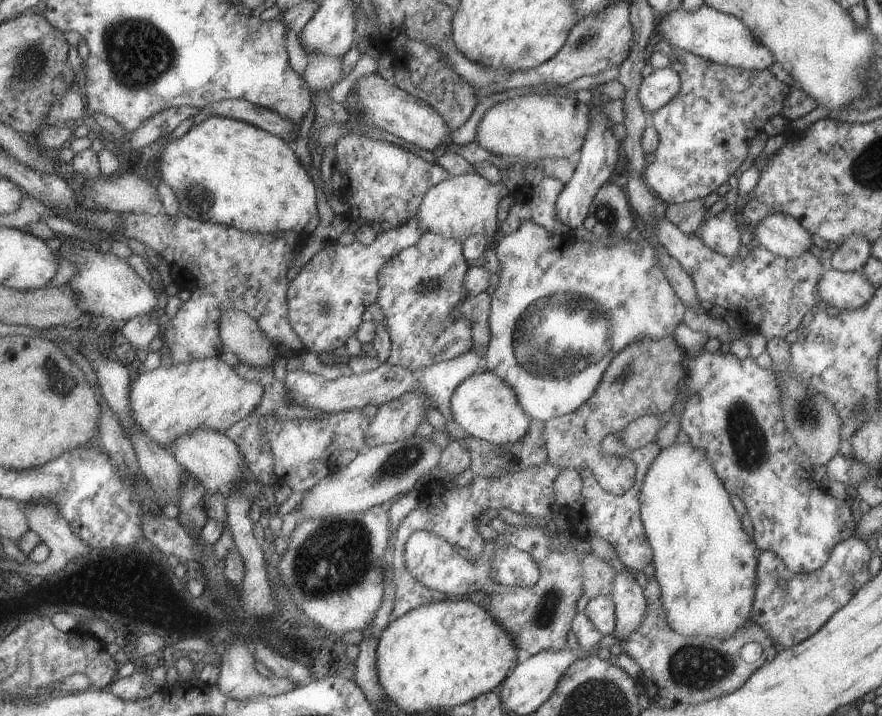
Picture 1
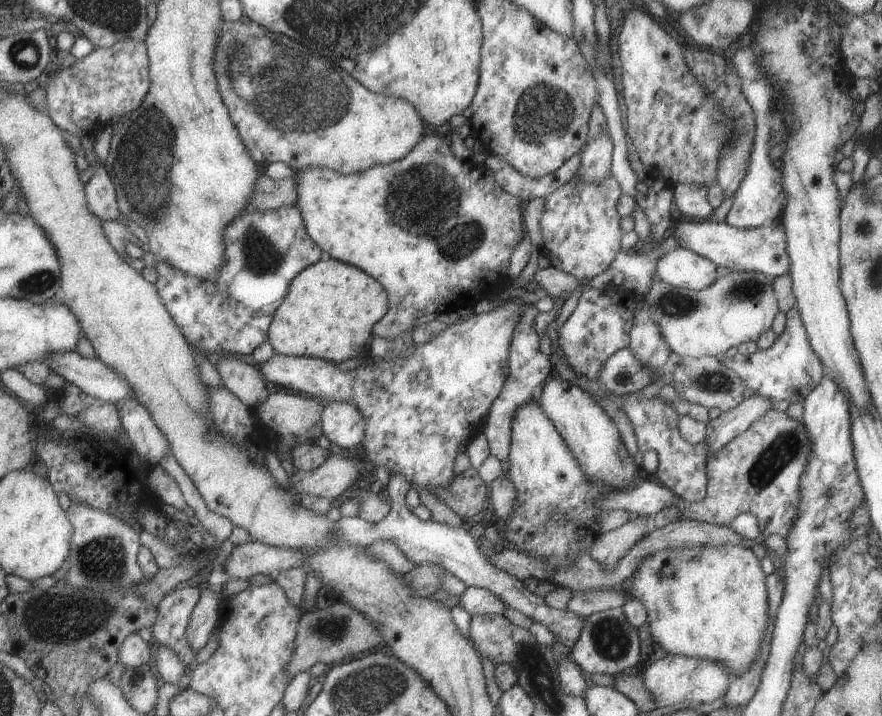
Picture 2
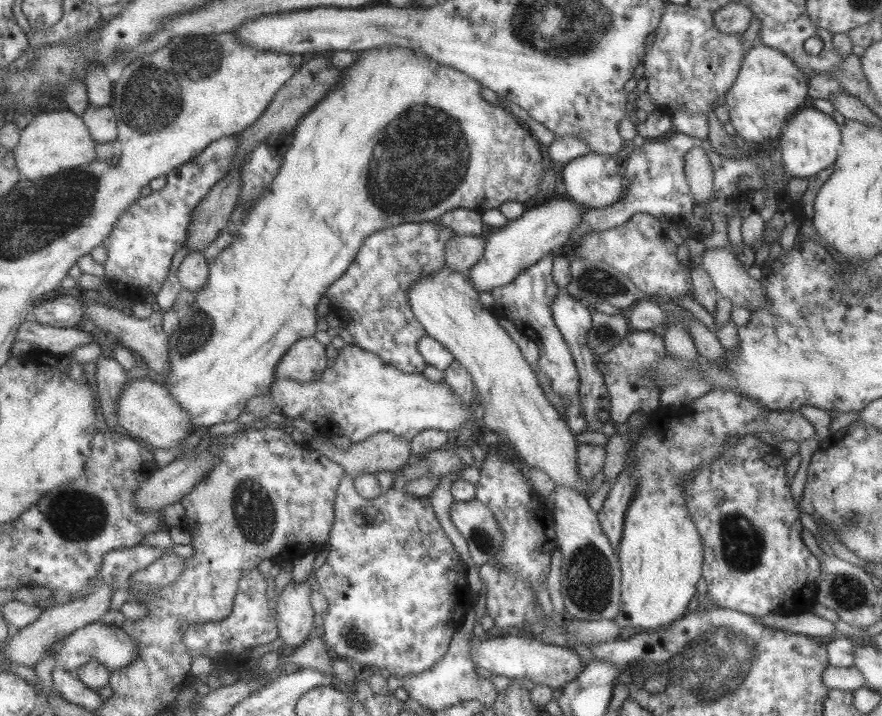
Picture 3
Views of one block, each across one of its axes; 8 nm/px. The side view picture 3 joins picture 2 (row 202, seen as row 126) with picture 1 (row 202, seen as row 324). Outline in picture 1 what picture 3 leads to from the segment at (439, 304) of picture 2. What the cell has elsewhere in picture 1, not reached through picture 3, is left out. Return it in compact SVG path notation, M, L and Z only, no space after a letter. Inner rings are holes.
M208 117L201 122L195 124L184 136L176 140L172 139L170 142L164 144L159 158L156 161L160 162L160 176L159 181L164 181L177 194L176 198L179 200L179 210L186 213L188 218L201 221L210 221L214 224L226 225L237 228L241 231L248 231L253 233L270 233L284 232L288 230L296 231L297 233L311 232L316 228L320 222L320 216L316 209L316 198L318 192L314 187L314 182L308 175L308 171L302 167L299 159L294 153L294 145L286 142L283 138L264 130L263 128L248 124L244 121L236 119L229 119L226 117Z

